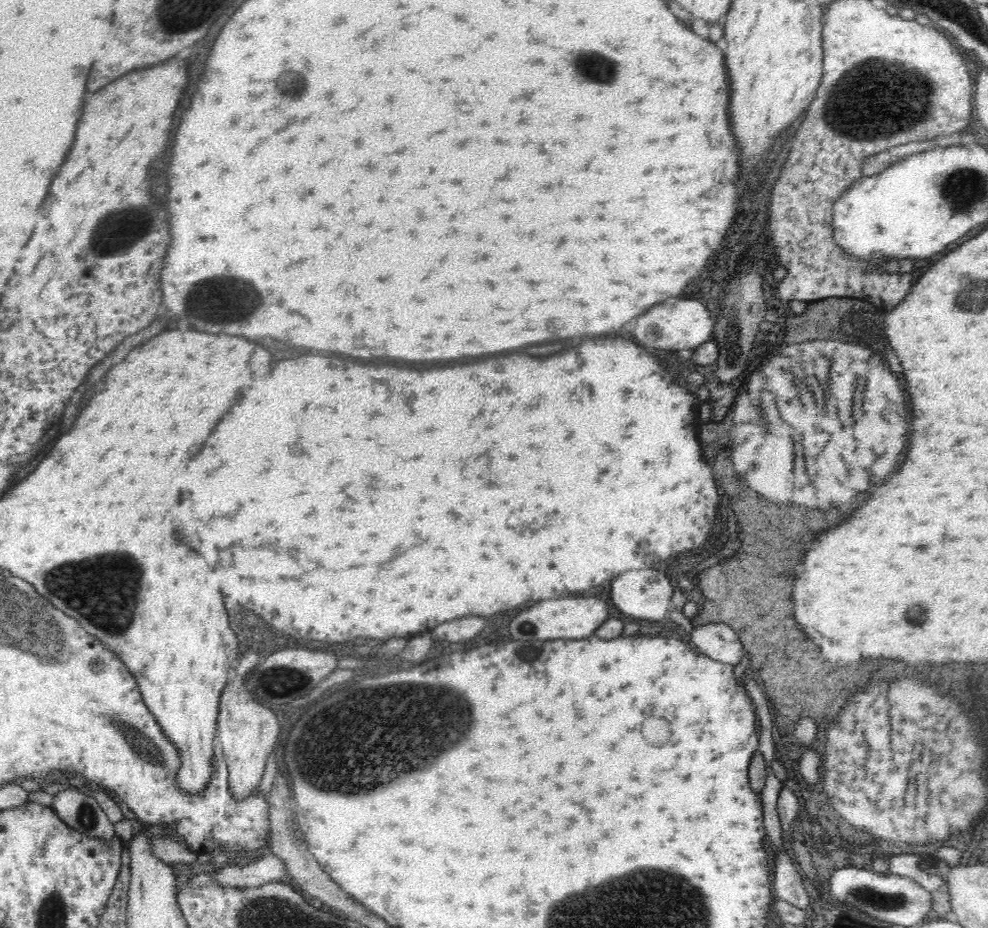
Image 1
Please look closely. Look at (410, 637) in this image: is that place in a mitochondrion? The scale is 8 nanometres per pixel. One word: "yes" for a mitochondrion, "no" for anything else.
no

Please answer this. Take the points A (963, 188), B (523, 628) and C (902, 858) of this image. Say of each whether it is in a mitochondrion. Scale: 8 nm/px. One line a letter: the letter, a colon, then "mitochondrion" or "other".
A: mitochondrion
B: mitochondrion
C: other

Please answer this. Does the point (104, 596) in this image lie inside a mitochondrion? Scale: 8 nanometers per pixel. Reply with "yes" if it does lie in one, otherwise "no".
yes

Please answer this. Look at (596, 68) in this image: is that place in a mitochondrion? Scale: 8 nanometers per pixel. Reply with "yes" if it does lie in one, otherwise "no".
yes

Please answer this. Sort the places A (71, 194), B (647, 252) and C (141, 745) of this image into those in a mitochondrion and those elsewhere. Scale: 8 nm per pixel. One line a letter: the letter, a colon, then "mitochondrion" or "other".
A: other
B: other
C: mitochondrion

